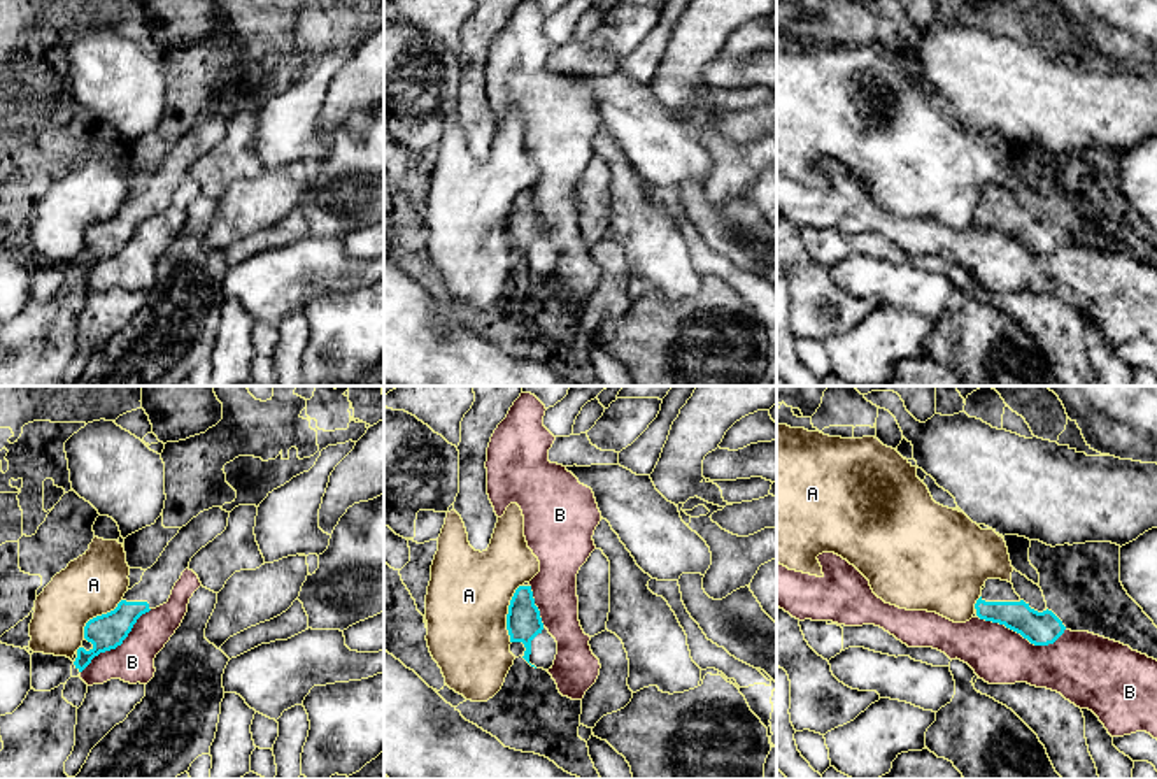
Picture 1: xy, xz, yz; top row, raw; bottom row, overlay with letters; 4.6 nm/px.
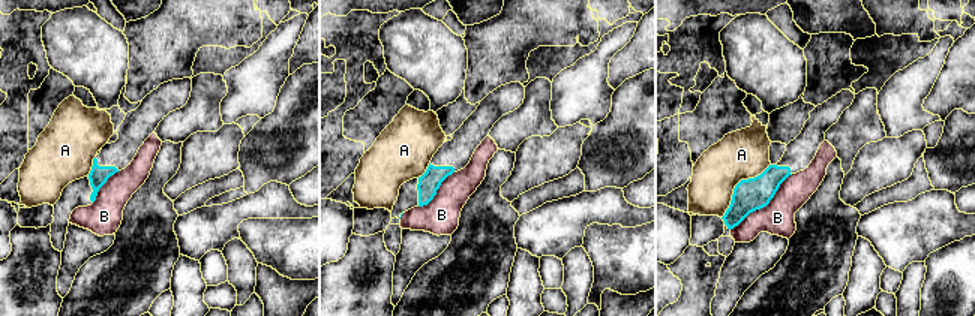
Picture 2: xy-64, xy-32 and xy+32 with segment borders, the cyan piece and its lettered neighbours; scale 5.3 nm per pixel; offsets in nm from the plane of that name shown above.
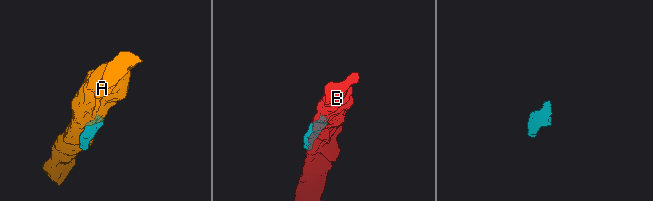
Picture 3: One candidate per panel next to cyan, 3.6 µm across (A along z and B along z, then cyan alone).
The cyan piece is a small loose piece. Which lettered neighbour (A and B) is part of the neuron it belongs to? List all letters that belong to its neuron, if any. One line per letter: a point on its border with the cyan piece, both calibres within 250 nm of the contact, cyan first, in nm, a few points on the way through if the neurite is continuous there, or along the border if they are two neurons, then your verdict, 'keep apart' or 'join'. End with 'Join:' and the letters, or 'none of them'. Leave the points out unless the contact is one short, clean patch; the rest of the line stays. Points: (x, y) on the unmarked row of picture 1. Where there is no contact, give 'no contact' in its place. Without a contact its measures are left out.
A: contact xz (507, 221); calibres 160 and 380 nm; keep apart
B: contact yz (1022, 242); calibres 160 and 260 nm; keep apart
Join: none of them

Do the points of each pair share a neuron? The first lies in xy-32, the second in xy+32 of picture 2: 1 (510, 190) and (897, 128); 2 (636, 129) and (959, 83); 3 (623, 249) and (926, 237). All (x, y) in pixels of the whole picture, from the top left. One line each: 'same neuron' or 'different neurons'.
1: different neurons
2: different neurons
3: different neurons

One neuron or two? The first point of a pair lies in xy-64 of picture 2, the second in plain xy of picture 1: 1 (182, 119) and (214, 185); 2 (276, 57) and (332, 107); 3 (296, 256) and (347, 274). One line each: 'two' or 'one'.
1: one
2: two
3: two

